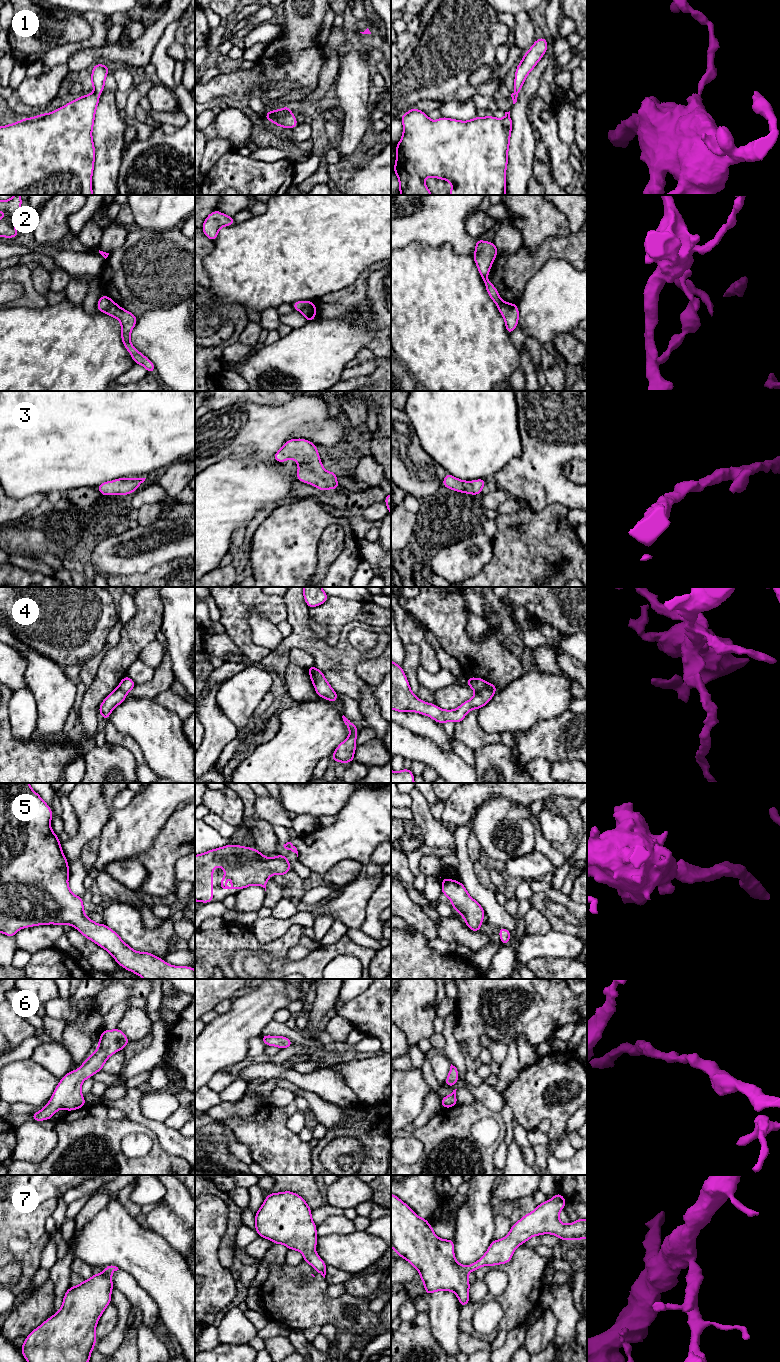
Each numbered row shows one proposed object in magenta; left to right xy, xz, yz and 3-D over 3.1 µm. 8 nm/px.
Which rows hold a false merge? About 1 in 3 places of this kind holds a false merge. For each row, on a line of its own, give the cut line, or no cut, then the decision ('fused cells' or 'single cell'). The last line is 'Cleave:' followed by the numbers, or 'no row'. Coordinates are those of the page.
1: cut none; single cell
2: cut xz (311, 302), (301, 311); fused cells
3: cut none; single cell
4: cut xz (311, 666), (315, 680), (314, 685); fused cells
5: cut none; single cell
6: cut none; single cell
7: cut none; single cell
Cleave: 2, 4

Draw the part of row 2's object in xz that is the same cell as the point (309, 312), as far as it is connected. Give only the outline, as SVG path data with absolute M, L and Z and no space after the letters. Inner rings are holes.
M311 302L310 305L306 306L302 311L302 315L306 318L308 322L311 322L316 317L316 304Z

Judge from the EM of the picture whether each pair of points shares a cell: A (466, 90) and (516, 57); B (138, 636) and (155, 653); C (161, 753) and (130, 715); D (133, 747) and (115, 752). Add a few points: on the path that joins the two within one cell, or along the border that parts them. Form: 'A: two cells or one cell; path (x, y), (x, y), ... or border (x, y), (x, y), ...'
A: two cells; border (468, 77), (472, 85), (496, 82)
B: two cells; border (155, 638), (140, 652), (137, 658)
C: one cell; path (159, 744), (139, 724)
D: two cells; border (106, 741), (124, 746), (138, 764)

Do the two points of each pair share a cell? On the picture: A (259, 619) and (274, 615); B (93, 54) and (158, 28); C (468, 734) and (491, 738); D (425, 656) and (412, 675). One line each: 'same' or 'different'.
A: different
B: same
C: same
D: different

